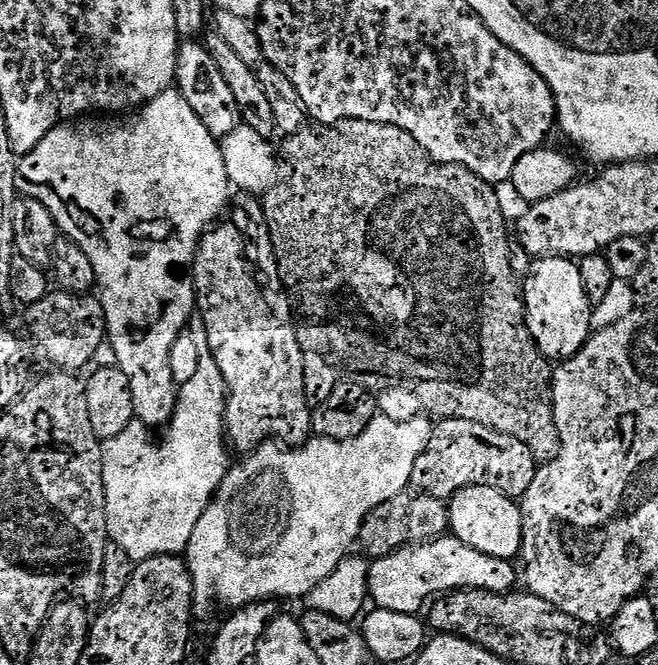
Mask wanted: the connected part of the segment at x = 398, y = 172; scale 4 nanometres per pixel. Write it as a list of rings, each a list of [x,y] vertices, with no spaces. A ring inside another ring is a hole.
[[[341,120],[339,124],[329,124],[327,126],[305,126],[299,132],[293,132],[287,137],[288,140],[284,144],[284,152],[292,159],[292,173],[287,176],[280,187],[267,193],[263,197],[263,219],[268,219],[268,228],[272,231],[271,247],[275,251],[276,259],[279,263],[279,271],[284,282],[285,289],[294,297],[295,303],[298,305],[298,327],[296,336],[300,339],[300,347],[305,353],[320,356],[323,360],[331,361],[337,369],[345,368],[348,372],[353,372],[356,375],[355,383],[369,390],[381,390],[388,387],[400,386],[421,386],[431,385],[435,382],[438,385],[450,388],[458,388],[464,392],[465,408],[463,410],[464,420],[470,422],[478,422],[482,426],[492,428],[496,432],[506,434],[510,438],[518,438],[518,442],[522,442],[536,455],[537,461],[547,462],[555,457],[560,446],[560,435],[556,429],[554,422],[554,414],[552,413],[552,374],[553,369],[550,367],[549,361],[540,353],[540,348],[532,340],[532,335],[528,329],[528,317],[524,314],[524,293],[522,291],[521,281],[518,279],[518,274],[510,266],[510,228],[506,223],[506,217],[500,208],[500,201],[495,187],[485,182],[482,178],[474,175],[469,168],[462,167],[461,164],[439,164],[437,160],[432,159],[428,155],[421,144],[414,137],[402,130],[398,126],[390,126],[389,124],[371,124],[370,122],[362,122],[361,120]]]

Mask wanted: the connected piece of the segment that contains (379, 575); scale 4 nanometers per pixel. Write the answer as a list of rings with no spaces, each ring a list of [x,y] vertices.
[[[445,534],[438,540],[405,546],[388,556],[373,559],[369,570],[368,595],[377,609],[415,616],[423,613],[429,601],[441,594],[466,588],[477,588],[483,592],[513,591],[517,587],[516,566],[510,560],[490,558],[490,554],[482,554],[455,536]]]

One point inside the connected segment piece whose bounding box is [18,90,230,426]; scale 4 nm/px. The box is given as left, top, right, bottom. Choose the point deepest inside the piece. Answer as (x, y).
(135, 195)

